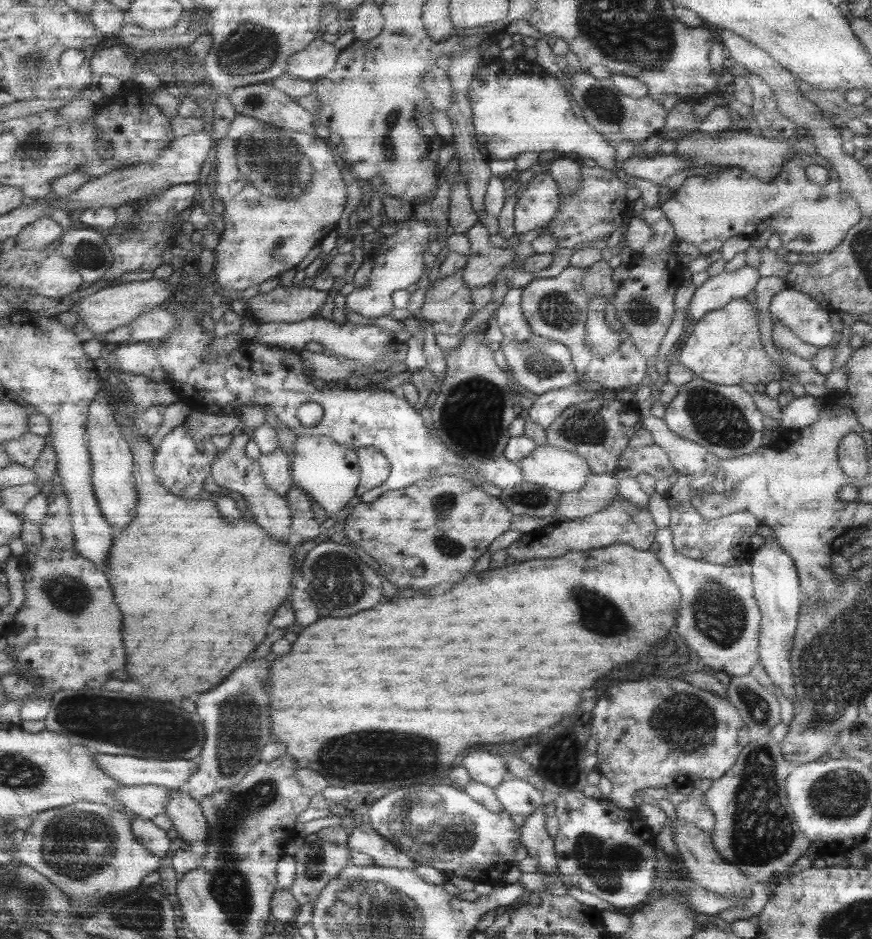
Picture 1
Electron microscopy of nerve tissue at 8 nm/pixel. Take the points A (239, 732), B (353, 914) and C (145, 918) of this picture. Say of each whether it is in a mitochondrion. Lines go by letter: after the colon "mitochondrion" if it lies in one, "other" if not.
A: mitochondrion
B: mitochondrion
C: mitochondrion

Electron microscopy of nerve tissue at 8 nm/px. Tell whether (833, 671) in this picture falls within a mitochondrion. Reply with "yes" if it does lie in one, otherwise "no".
yes

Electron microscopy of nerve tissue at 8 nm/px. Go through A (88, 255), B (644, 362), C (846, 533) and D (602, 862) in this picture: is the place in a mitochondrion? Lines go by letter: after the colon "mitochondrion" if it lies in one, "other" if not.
A: mitochondrion
B: other
C: other
D: mitochondrion

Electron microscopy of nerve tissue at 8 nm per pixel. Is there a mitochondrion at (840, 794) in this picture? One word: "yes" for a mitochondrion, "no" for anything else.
yes

